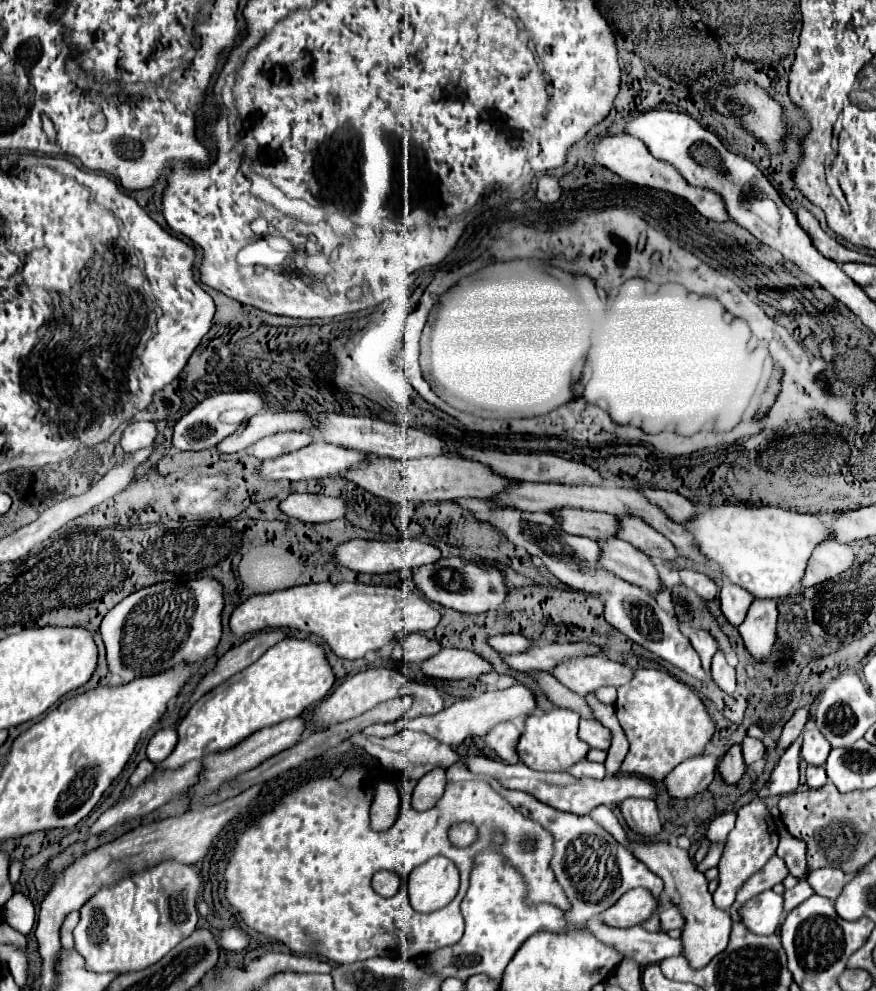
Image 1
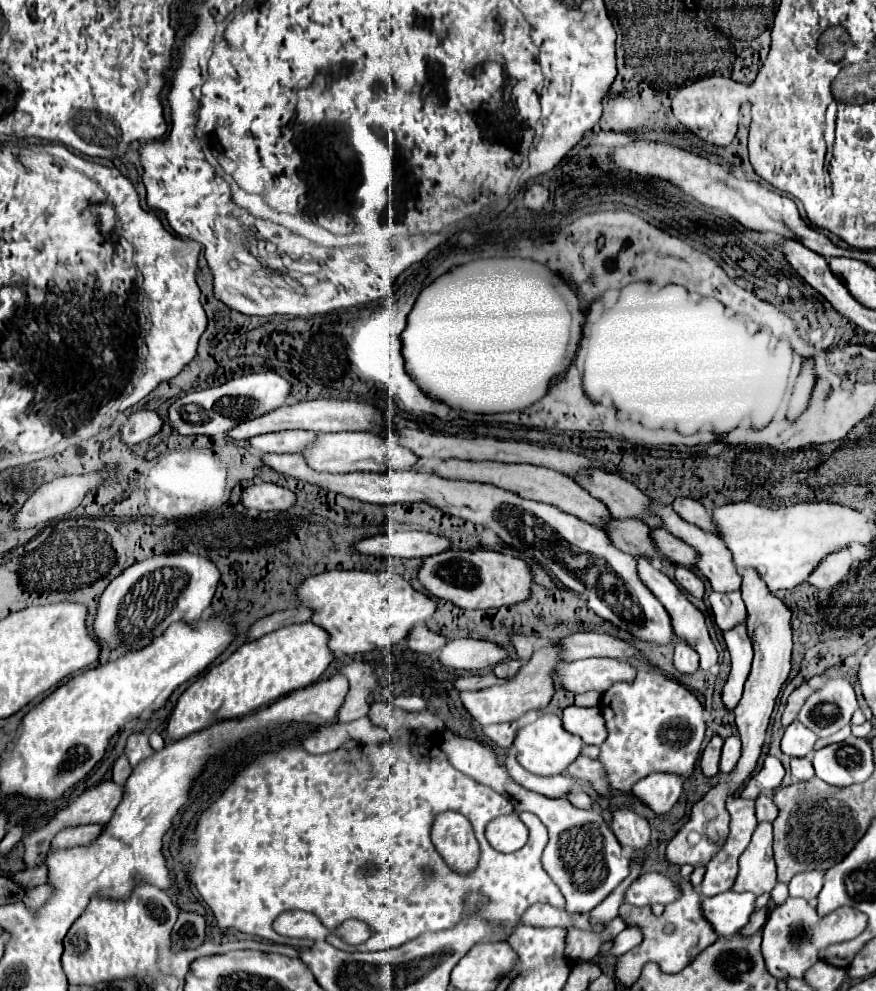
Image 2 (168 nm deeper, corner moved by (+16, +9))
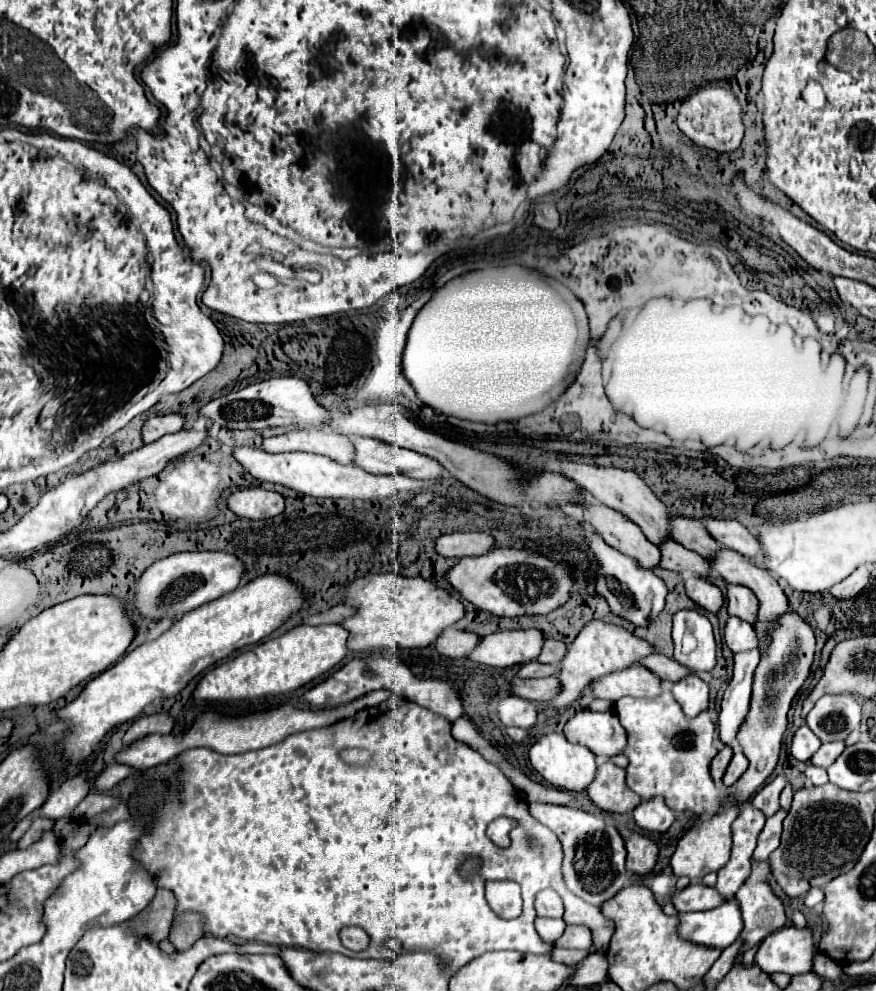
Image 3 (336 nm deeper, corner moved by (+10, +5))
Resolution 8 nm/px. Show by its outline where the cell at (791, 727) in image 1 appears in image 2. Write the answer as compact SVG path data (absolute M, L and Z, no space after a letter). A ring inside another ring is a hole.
M804 682L802 686L798 686L798 688L788 696L788 704L786 704L786 710L784 710L784 714L782 714L782 726L784 726L784 728L790 726L790 724L796 720L800 708L804 706L804 702L806 702L806 698L808 698L810 694L812 694L812 688Z

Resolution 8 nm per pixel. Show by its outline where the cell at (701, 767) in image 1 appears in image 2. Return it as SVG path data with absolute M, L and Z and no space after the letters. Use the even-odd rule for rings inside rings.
M652 774L634 784L632 794L654 814L664 816L672 810L682 794L684 780L674 774Z

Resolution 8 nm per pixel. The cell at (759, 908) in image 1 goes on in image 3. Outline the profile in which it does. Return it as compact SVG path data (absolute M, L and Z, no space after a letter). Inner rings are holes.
M726 900L712 910L680 914L680 936L704 946L726 948L738 940L744 928L740 904Z

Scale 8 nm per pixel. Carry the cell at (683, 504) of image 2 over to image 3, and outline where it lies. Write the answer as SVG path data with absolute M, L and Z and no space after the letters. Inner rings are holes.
M700 518L710 536L728 550L736 550L742 556L754 560L760 556L760 546L754 534L742 526L738 520L716 520L716 518Z

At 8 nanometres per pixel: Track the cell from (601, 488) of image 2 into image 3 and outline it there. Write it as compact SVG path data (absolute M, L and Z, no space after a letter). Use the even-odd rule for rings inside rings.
M668 516L668 530L672 540L698 552L700 556L708 556L718 550L718 544L708 536L706 528L698 520L686 516Z

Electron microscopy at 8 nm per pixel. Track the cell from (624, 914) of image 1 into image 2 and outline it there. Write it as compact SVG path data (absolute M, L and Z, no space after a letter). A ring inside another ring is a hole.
M642 874L626 890L624 902L634 906L652 906L652 904L670 904L680 896L678 882L664 874Z

